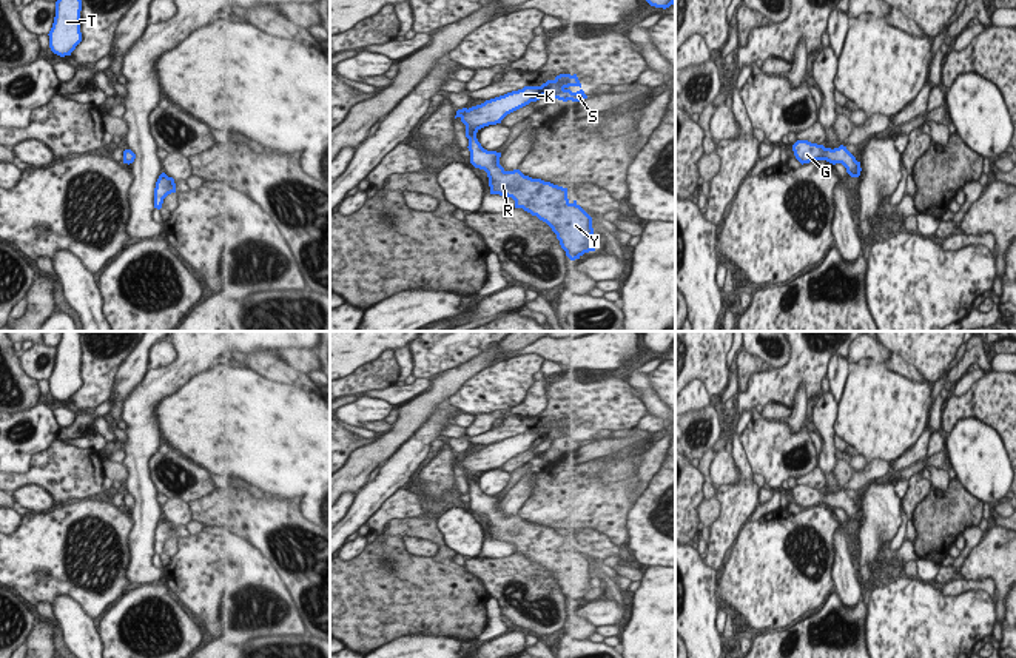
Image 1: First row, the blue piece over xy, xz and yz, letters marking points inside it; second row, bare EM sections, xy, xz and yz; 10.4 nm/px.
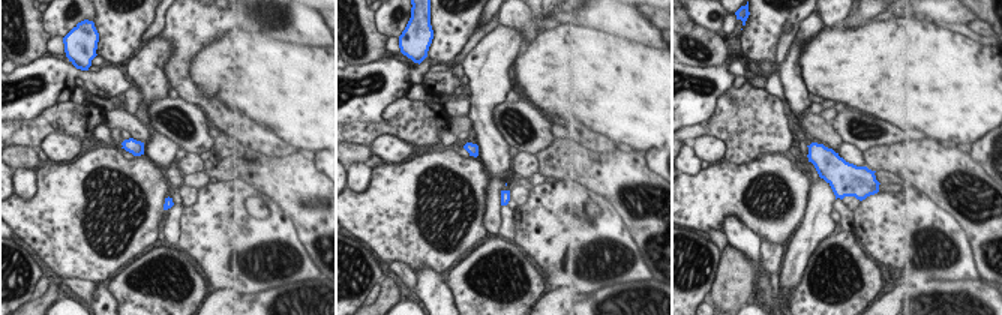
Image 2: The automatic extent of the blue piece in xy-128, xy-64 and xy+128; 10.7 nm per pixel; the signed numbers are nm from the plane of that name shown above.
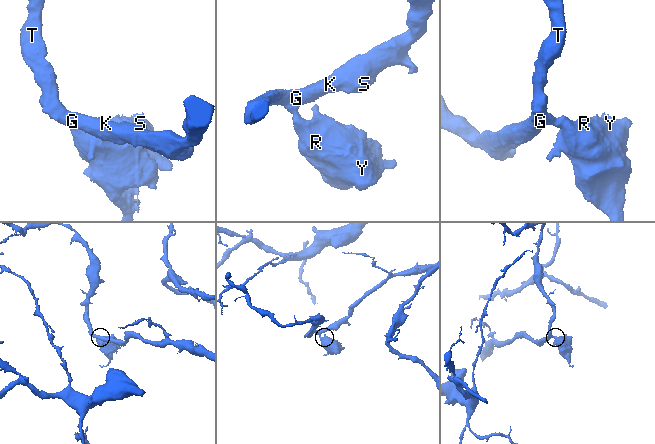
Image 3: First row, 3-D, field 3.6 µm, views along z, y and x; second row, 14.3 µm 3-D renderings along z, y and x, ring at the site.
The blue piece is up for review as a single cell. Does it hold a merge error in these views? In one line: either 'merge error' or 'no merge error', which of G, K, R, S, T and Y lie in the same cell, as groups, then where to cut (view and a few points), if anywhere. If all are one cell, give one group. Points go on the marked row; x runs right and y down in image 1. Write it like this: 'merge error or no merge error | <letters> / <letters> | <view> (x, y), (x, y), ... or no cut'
no merge error | G K R S T Y | no cut

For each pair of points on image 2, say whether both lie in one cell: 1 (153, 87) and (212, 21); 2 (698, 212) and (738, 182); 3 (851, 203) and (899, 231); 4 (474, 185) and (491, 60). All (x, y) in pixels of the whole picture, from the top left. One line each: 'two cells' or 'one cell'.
1: two cells
2: one cell
3: two cells
4: two cells

